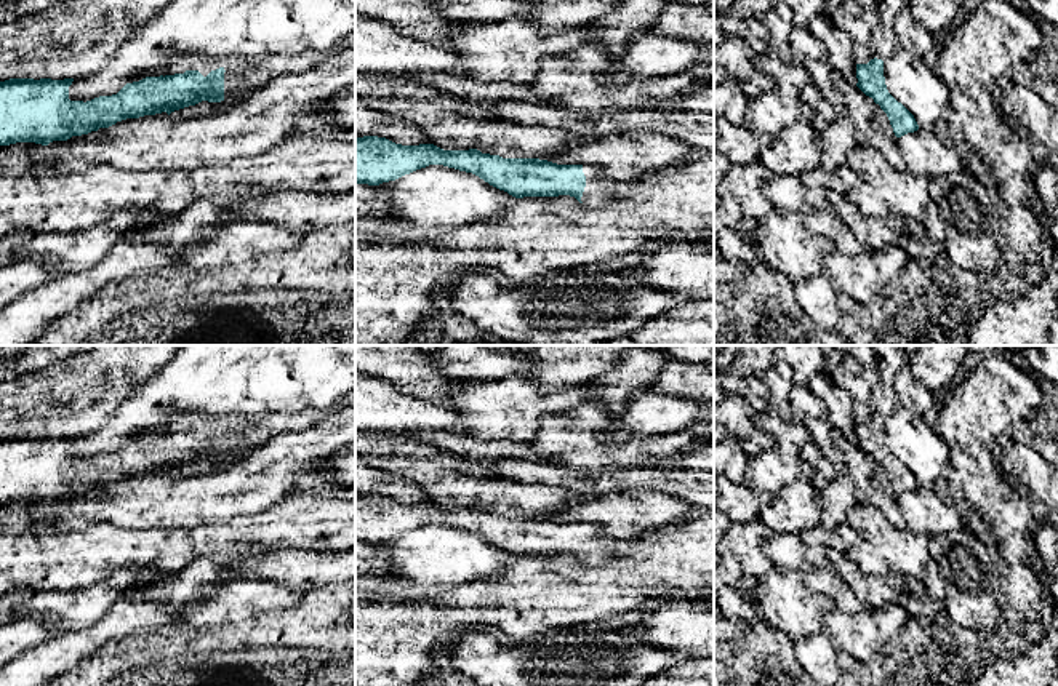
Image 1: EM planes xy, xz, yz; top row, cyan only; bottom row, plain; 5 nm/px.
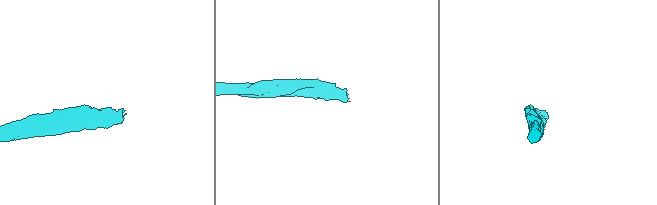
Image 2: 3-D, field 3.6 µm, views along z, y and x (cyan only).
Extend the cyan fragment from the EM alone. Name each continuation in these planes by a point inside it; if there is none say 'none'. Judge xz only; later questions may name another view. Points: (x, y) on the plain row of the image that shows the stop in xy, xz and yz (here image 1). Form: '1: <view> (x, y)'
1: xz (597, 549)

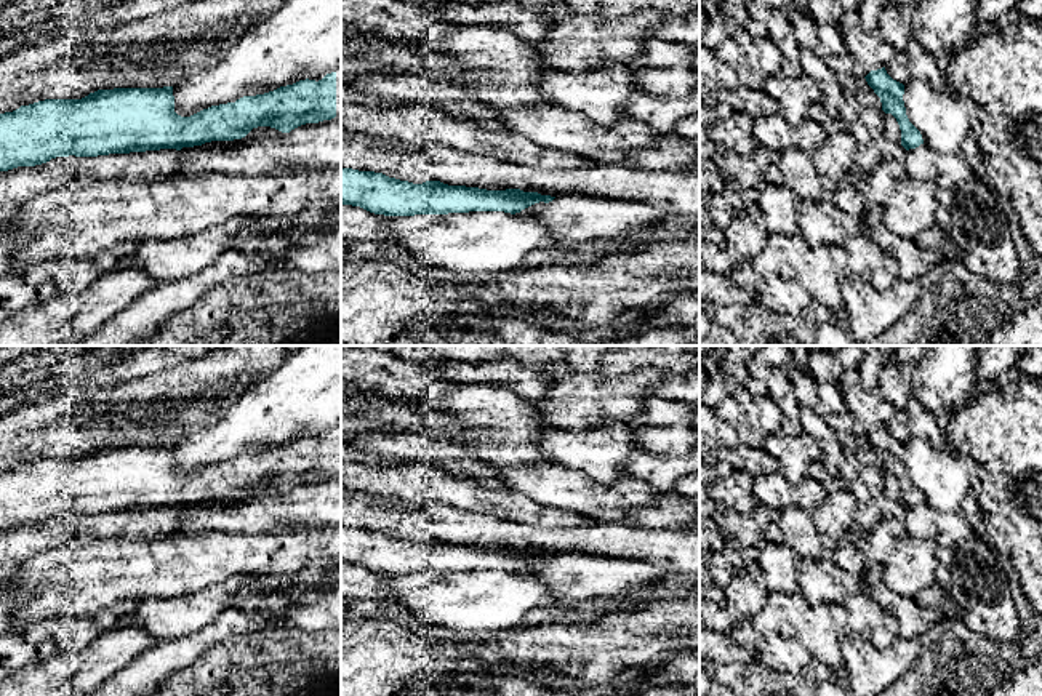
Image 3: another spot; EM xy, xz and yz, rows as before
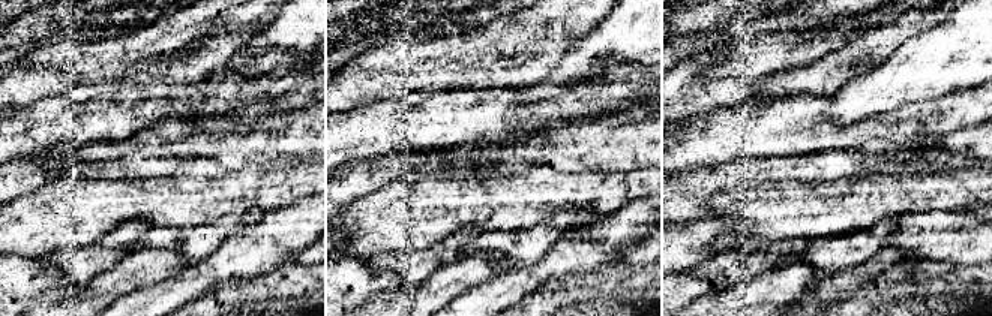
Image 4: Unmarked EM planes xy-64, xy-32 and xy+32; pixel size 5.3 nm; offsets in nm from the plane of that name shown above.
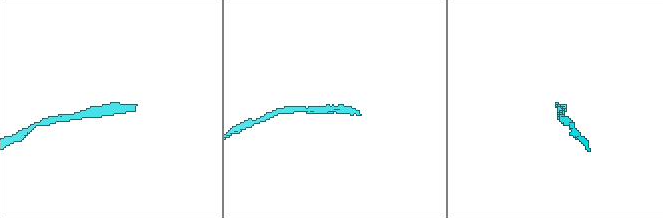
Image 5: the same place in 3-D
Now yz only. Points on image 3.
none

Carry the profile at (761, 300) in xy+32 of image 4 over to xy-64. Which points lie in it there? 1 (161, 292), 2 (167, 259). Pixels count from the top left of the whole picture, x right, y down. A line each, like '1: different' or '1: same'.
1: different
2: same

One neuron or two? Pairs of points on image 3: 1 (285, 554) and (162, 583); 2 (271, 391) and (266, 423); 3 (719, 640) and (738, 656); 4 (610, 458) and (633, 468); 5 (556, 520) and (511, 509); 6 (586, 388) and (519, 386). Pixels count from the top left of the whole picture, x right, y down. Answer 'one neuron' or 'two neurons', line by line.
1: one neuron
2: one neuron
3: one neuron
4: two neurons
5: one neuron
6: two neurons

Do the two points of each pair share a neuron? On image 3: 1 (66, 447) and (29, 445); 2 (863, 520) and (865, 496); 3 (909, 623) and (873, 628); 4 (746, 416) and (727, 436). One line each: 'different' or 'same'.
1: same
2: same
3: different
4: different

